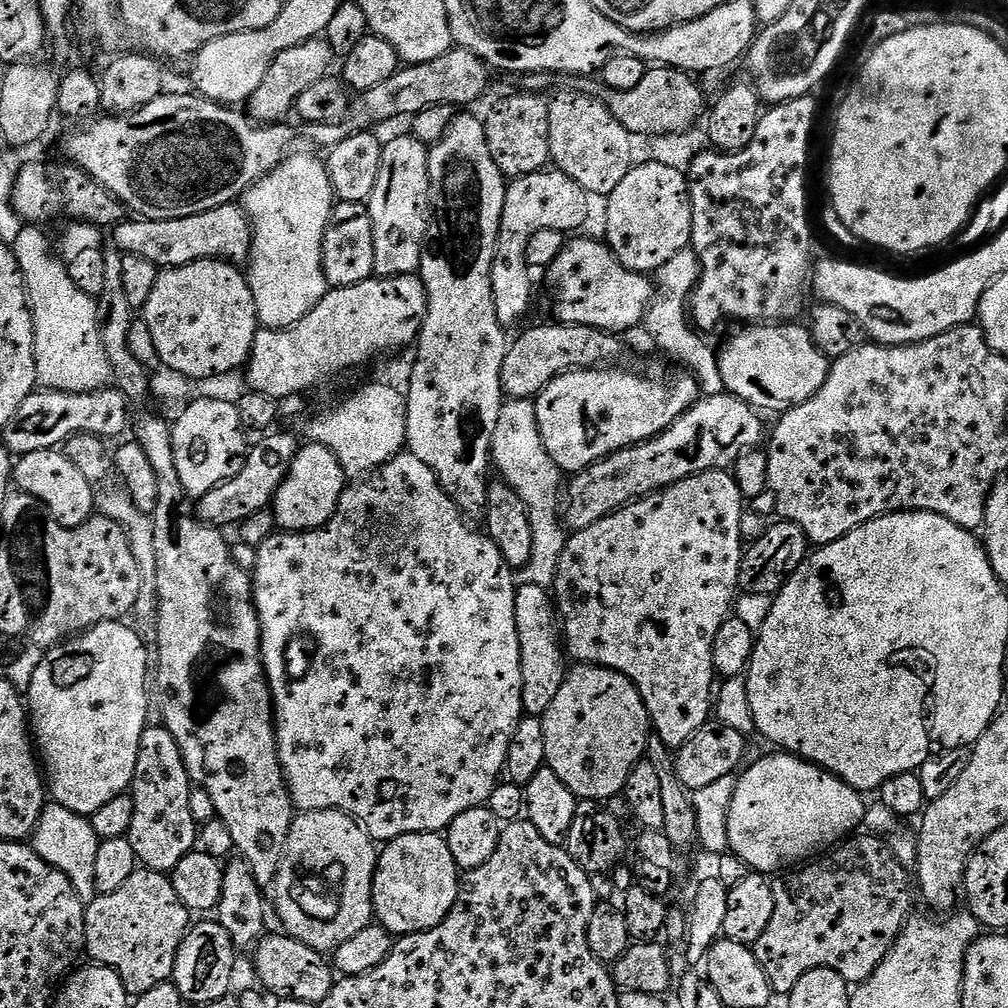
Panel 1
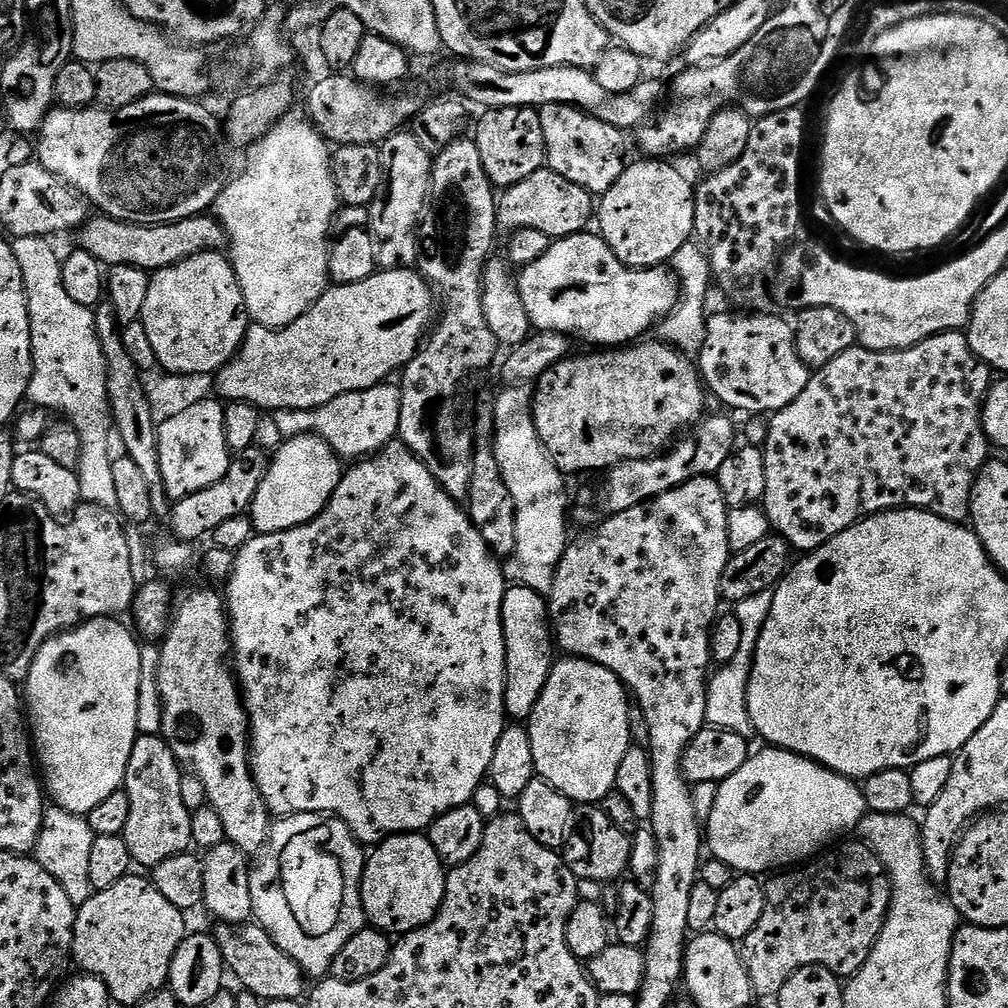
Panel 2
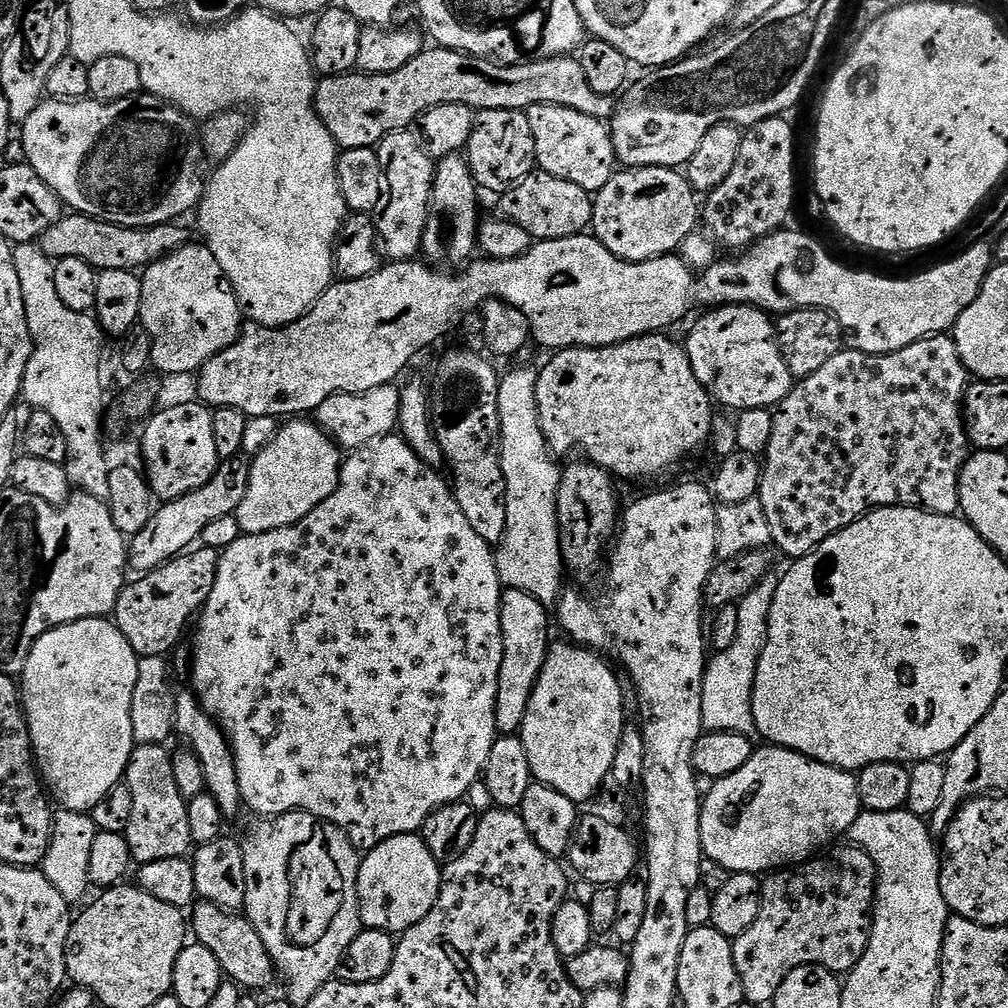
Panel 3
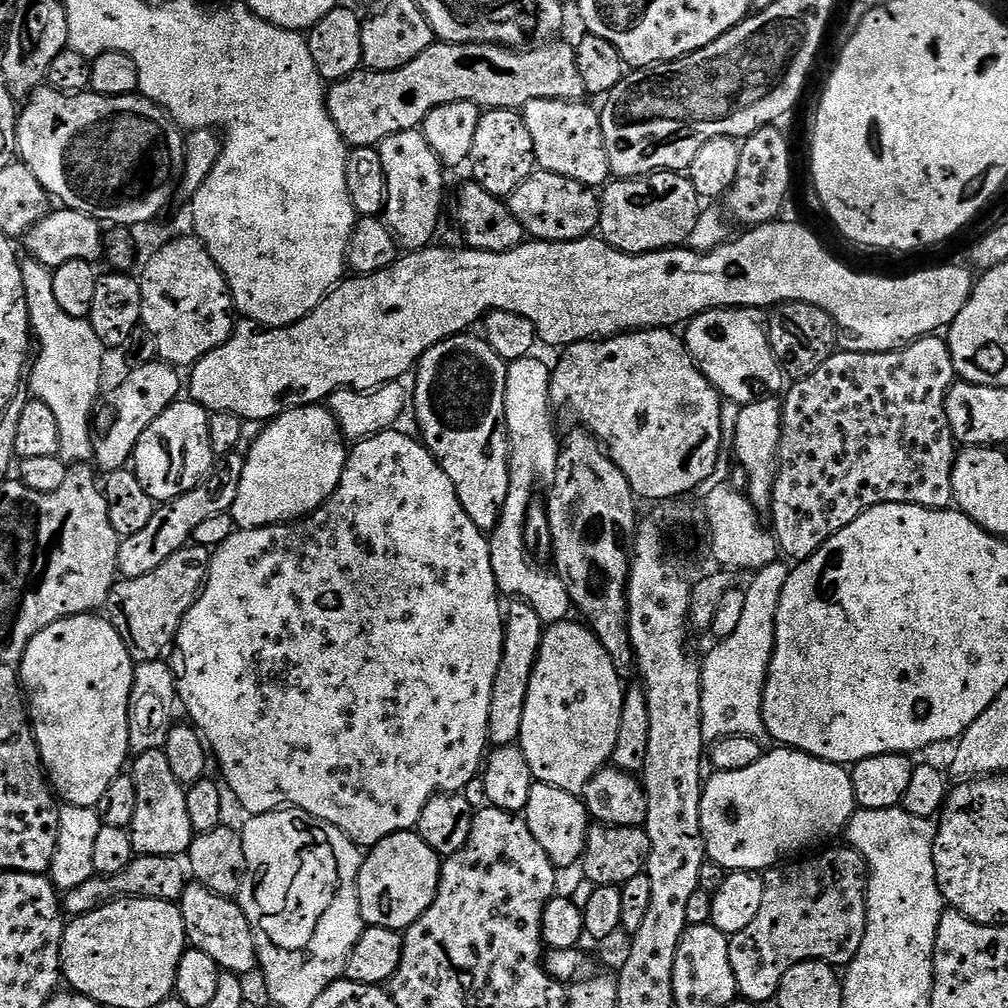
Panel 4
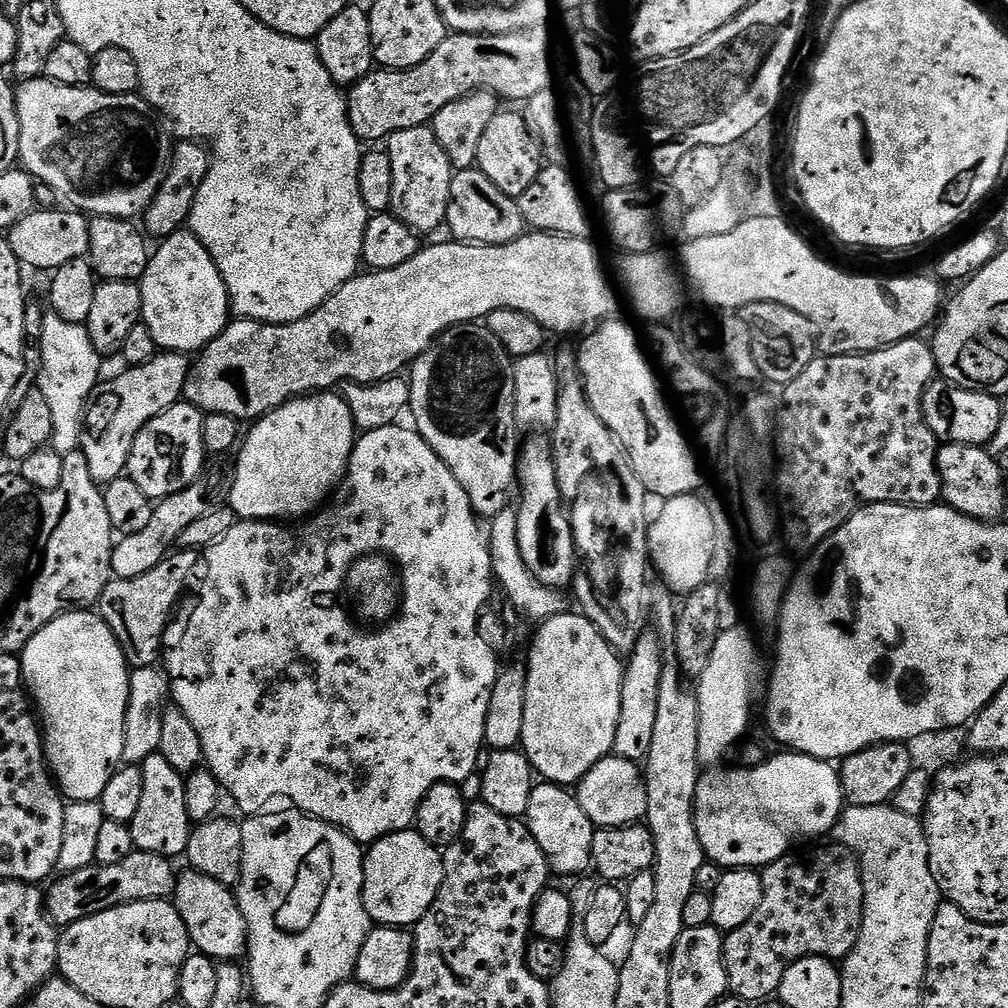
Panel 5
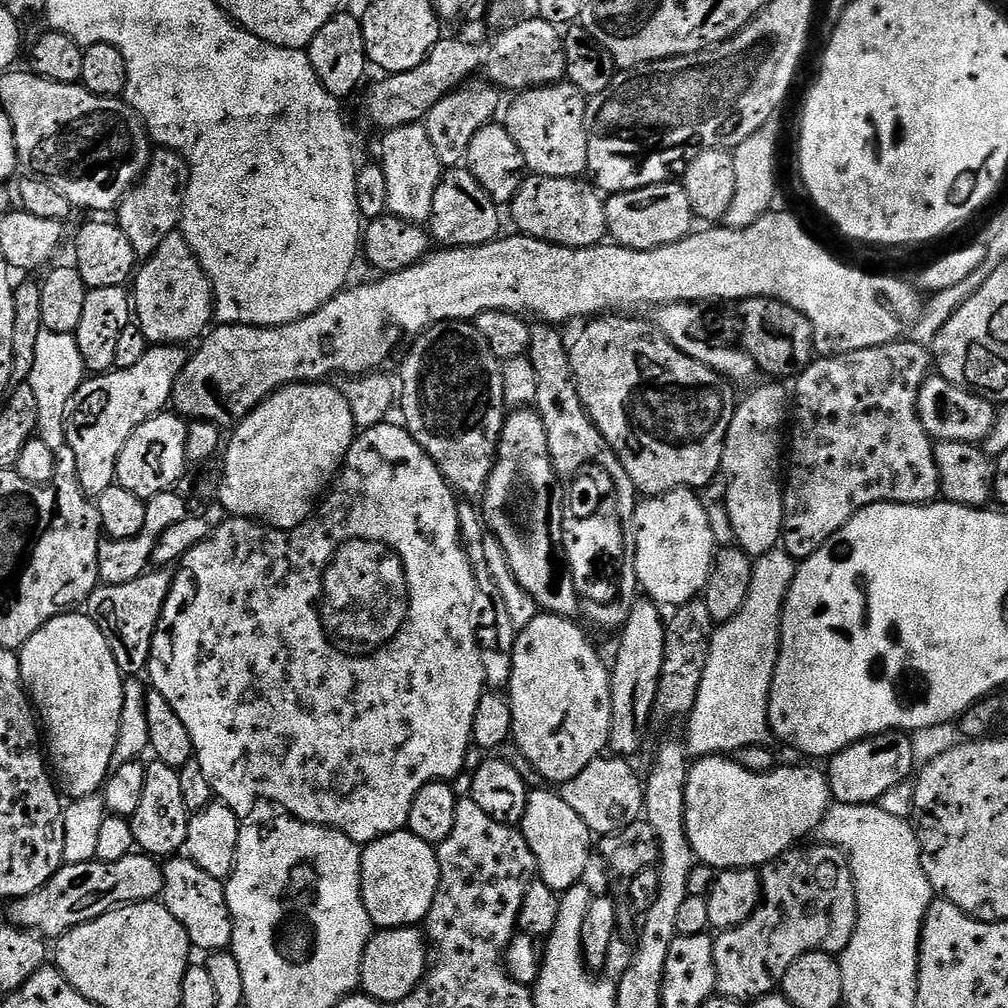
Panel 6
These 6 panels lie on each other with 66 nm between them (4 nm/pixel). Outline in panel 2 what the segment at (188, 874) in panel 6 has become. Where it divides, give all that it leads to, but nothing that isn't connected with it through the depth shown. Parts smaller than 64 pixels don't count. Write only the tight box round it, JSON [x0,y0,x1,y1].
[218,926,306,1002]

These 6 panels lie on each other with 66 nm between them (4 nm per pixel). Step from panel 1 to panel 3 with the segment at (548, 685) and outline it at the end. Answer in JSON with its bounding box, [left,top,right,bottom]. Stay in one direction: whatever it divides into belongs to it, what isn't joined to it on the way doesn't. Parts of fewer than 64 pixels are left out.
[496,589,550,733]

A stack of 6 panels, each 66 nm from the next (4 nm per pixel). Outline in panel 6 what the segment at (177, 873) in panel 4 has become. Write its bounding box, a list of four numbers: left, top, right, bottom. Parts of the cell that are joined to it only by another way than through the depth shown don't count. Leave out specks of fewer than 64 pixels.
[11,850,164,938]

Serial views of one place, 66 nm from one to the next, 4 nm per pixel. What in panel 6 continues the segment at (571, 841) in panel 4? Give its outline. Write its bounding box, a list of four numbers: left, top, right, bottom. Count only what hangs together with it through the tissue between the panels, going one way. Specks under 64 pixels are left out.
[522,791,594,894]

